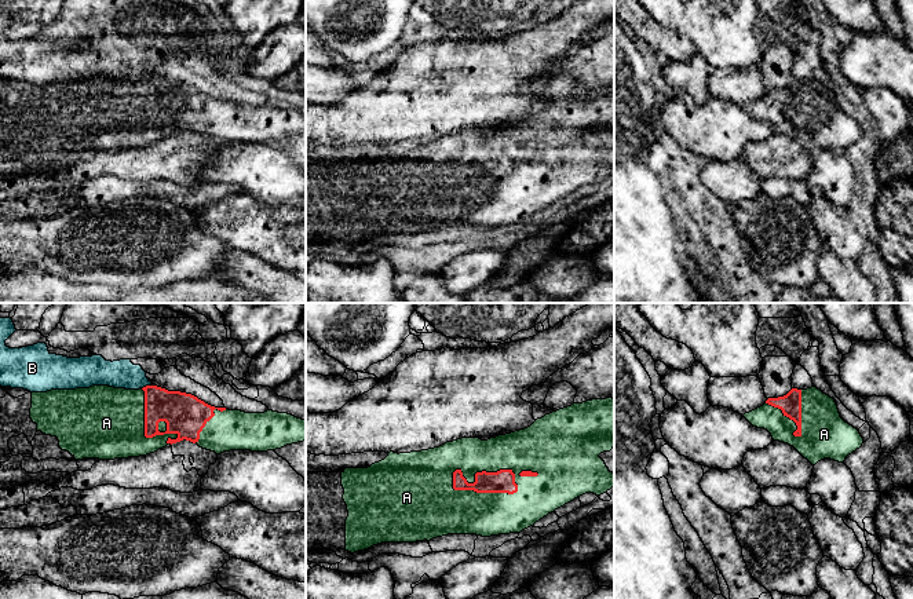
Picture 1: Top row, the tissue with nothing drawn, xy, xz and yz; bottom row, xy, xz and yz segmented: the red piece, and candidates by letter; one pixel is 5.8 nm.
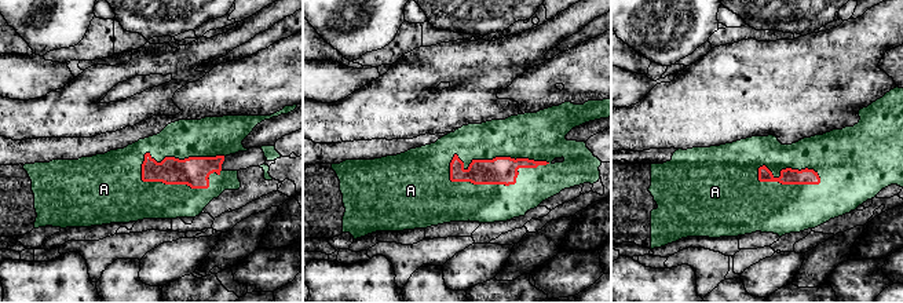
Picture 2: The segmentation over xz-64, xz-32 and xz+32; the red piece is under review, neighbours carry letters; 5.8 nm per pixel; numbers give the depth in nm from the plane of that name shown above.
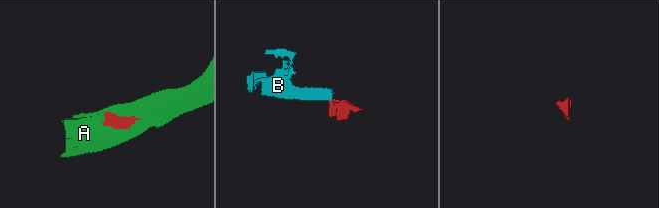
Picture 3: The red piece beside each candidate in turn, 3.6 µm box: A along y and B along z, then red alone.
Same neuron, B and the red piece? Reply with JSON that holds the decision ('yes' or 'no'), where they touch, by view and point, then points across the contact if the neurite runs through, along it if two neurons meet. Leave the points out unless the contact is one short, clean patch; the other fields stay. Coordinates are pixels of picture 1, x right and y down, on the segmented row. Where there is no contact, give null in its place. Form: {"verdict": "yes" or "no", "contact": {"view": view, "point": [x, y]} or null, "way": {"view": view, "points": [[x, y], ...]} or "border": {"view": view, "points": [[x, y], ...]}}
{"verdict": "no", "contact": {"view": "xy", "point": [146, 386]}, "border": {"view": "xy", "points": [[152, 384], [146, 384], [142, 389]]}}

